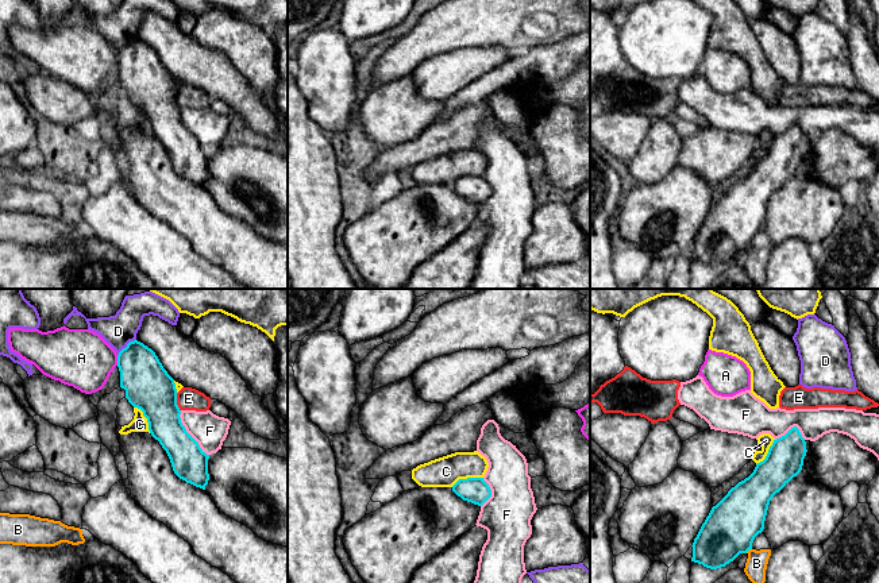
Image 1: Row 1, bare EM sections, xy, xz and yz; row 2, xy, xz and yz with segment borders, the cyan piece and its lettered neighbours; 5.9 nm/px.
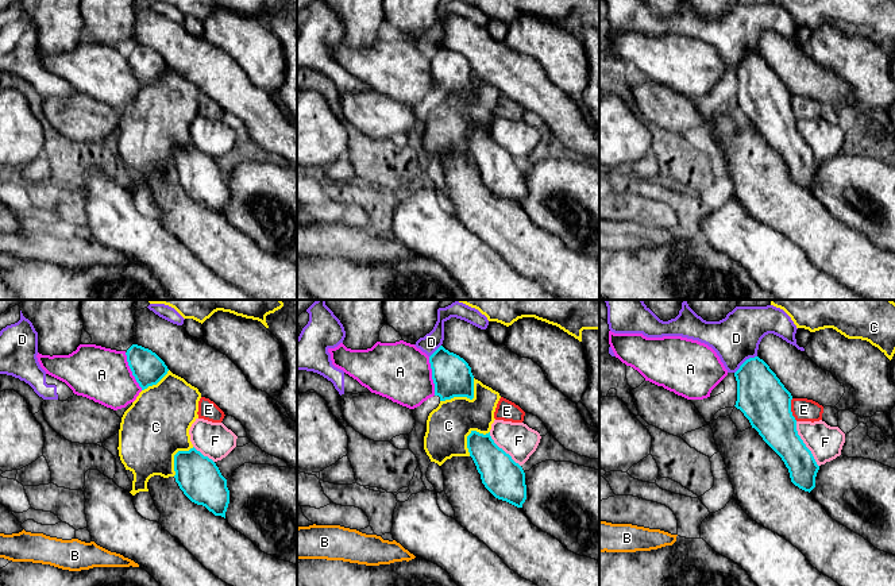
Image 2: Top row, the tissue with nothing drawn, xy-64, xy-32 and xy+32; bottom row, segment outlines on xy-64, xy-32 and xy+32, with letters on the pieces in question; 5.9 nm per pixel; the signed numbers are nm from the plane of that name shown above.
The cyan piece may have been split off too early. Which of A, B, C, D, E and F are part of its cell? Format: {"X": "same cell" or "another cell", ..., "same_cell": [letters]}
{"A": "another cell", "B": "another cell", "C": "another cell", "D": "another cell", "E": "another cell", "F": "another cell", "same_cell": []}

